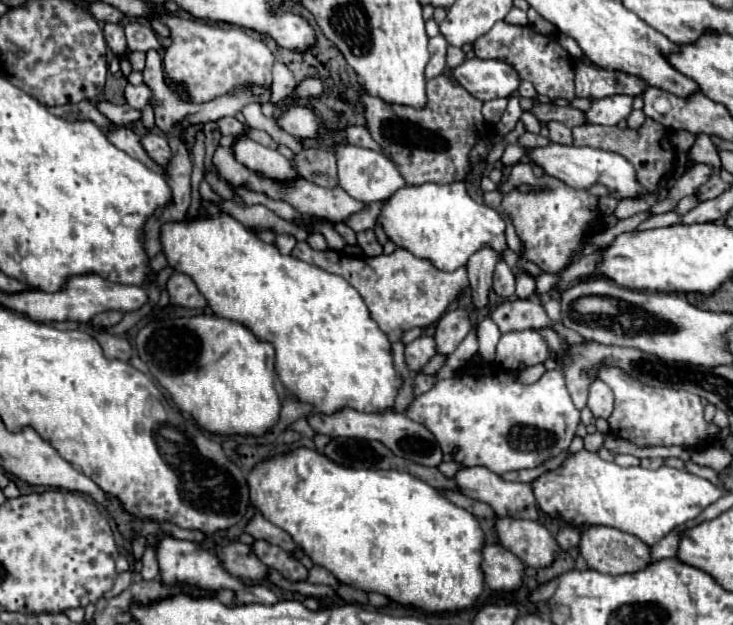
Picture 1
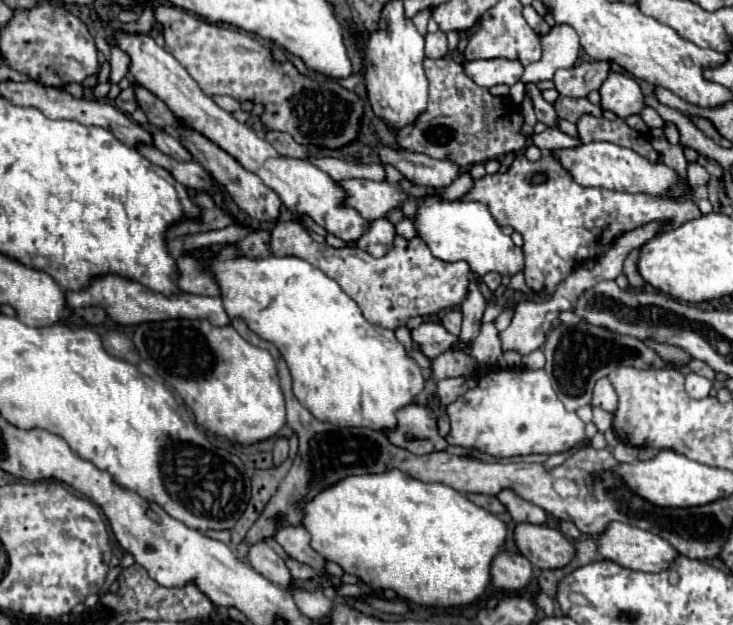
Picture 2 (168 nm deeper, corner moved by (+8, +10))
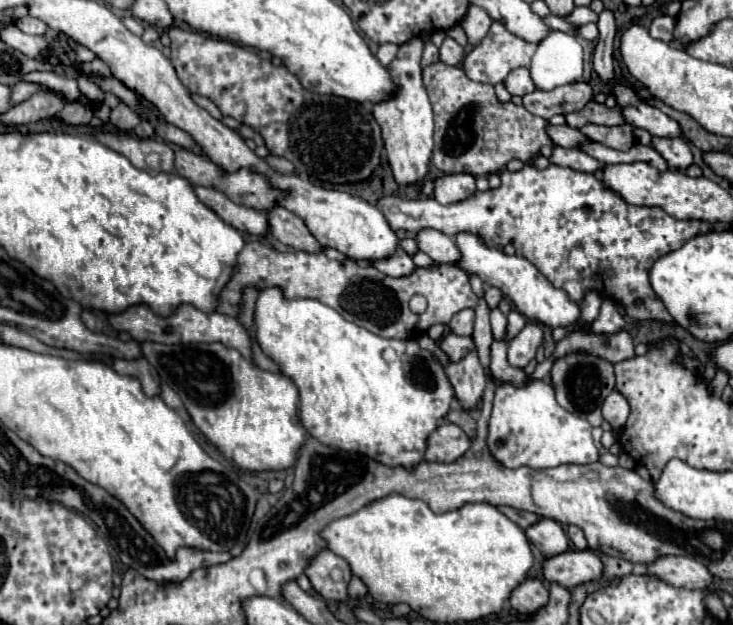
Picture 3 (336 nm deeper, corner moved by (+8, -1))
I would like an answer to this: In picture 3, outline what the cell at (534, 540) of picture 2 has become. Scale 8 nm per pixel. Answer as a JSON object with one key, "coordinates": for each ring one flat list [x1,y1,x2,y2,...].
{"coordinates":[[591,549,585,551,567,551,557,557,545,559,543,575,551,583,559,583,563,587,577,587,587,581,601,579,603,563,599,555]]}

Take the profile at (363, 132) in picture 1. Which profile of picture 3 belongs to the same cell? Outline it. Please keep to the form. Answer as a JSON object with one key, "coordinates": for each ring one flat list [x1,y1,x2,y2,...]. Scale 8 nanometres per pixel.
{"coordinates":[[453,173,453,175,443,175,435,183,435,199,439,203,457,203,463,199,469,199,475,195,475,177,467,173]]}

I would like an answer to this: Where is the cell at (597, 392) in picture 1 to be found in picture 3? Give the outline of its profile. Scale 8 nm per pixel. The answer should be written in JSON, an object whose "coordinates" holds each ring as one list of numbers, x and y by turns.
{"coordinates":[[613,391,605,399,605,403,603,403,603,417,605,417,605,421,611,423,611,427,615,431,619,431,625,425,627,417,629,417,629,403,627,403,627,399,619,391]]}

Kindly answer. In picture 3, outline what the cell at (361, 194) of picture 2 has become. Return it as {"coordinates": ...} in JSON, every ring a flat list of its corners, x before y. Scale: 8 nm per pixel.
{"coordinates":[[531,163,515,173,503,171,499,189,489,189,485,193,477,191,473,197,459,203,441,205,433,197,417,201,385,197,381,199,379,209,383,211,393,231,405,229,411,233,419,233,423,229,437,229,451,237,459,231,475,231,475,235,483,235,483,241,489,247,513,243,515,251,521,257,531,261,555,287,565,289,573,301,581,301,585,293,595,291,601,297,609,297,615,303,623,305,627,317,639,321,661,321,667,325,675,325,675,319,663,307,663,301,655,295,649,283,649,271,655,259,683,247,683,243,687,239,693,239,695,235,713,231,713,225,707,221,677,221,659,207,629,205,615,191,607,189,597,175,573,171,559,165,549,165,541,171]]}

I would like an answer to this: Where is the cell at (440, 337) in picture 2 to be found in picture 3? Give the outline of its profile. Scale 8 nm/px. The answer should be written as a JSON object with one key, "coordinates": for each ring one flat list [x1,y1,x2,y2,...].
{"coordinates":[[449,333,441,339,441,349,449,355,451,361,459,361,463,359,469,351,475,349,473,345,473,339,471,337,461,337,461,335,455,335,455,333]]}

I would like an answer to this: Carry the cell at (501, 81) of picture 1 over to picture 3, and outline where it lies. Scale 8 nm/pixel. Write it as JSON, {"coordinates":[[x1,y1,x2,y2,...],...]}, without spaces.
{"coordinates":[[523,67,511,71,509,77,505,79,505,85,507,85,507,91,509,91,511,95,521,95,521,97,537,89,535,83,533,83,533,79,531,79,529,69,523,69]]}

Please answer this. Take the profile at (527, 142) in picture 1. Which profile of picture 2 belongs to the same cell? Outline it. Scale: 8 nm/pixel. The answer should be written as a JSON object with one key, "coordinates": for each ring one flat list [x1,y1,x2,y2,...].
{"coordinates":[[545,128,541,134,533,134,531,136,531,142,541,148,541,150,557,150,557,148,569,148,569,146,577,146,579,140,577,138,571,138,563,132,559,132,557,128]]}

